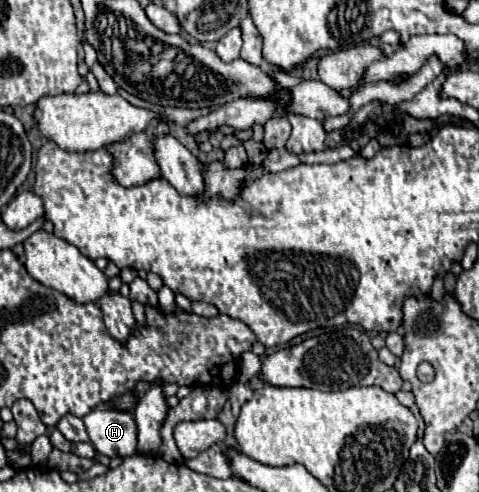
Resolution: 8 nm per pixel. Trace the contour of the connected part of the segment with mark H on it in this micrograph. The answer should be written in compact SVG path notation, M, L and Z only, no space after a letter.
M97 407L83 417L93 447L107 457L129 457L135 453L137 427L127 411Z

